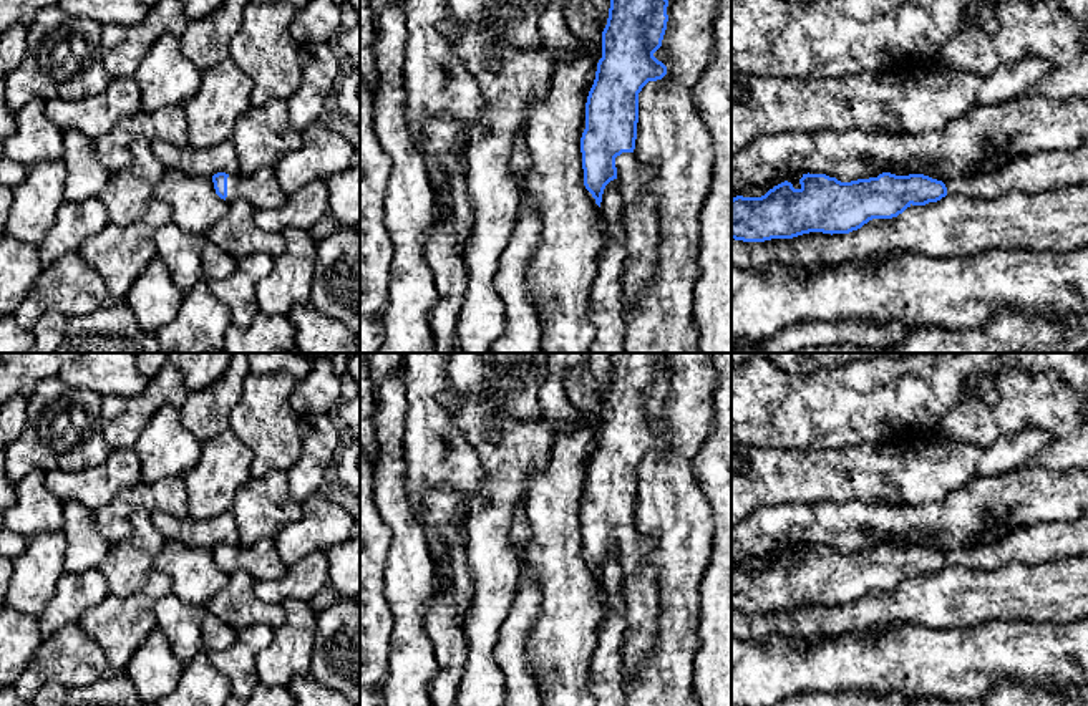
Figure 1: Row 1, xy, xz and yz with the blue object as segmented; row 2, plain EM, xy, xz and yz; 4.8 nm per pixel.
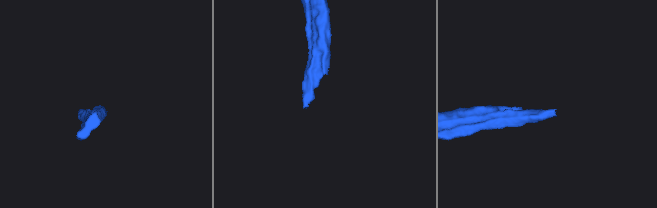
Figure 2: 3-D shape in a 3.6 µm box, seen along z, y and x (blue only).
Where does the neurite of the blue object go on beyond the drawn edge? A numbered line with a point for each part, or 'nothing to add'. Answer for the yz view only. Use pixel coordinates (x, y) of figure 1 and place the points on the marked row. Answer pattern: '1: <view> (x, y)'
1: yz (1045, 171)

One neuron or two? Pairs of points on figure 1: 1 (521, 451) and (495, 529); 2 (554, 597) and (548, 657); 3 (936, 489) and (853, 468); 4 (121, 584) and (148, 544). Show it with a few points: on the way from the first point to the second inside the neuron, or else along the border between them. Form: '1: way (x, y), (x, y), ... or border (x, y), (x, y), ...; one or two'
1: way (506, 471), (505, 486), (495, 509); one
2: way (554, 612), (554, 642); one
3: way (916, 473), (873, 473); one
4: way (125, 574), (125, 567), (138, 554); one

